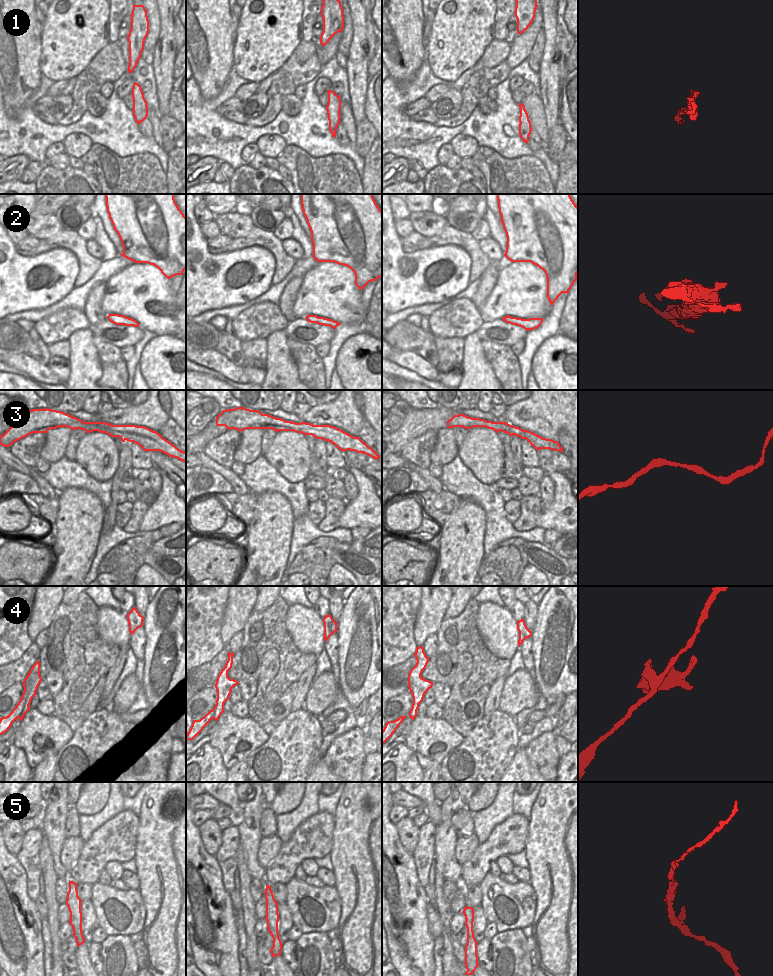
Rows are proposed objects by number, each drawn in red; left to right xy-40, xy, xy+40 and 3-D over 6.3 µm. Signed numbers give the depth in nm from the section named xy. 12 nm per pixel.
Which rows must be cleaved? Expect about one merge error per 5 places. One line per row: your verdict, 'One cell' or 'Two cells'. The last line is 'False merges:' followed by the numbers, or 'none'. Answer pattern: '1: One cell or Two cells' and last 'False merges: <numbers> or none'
1: One cell
2: One cell
3: One cell
4: Two cells
5: One cell
False merges: 4

